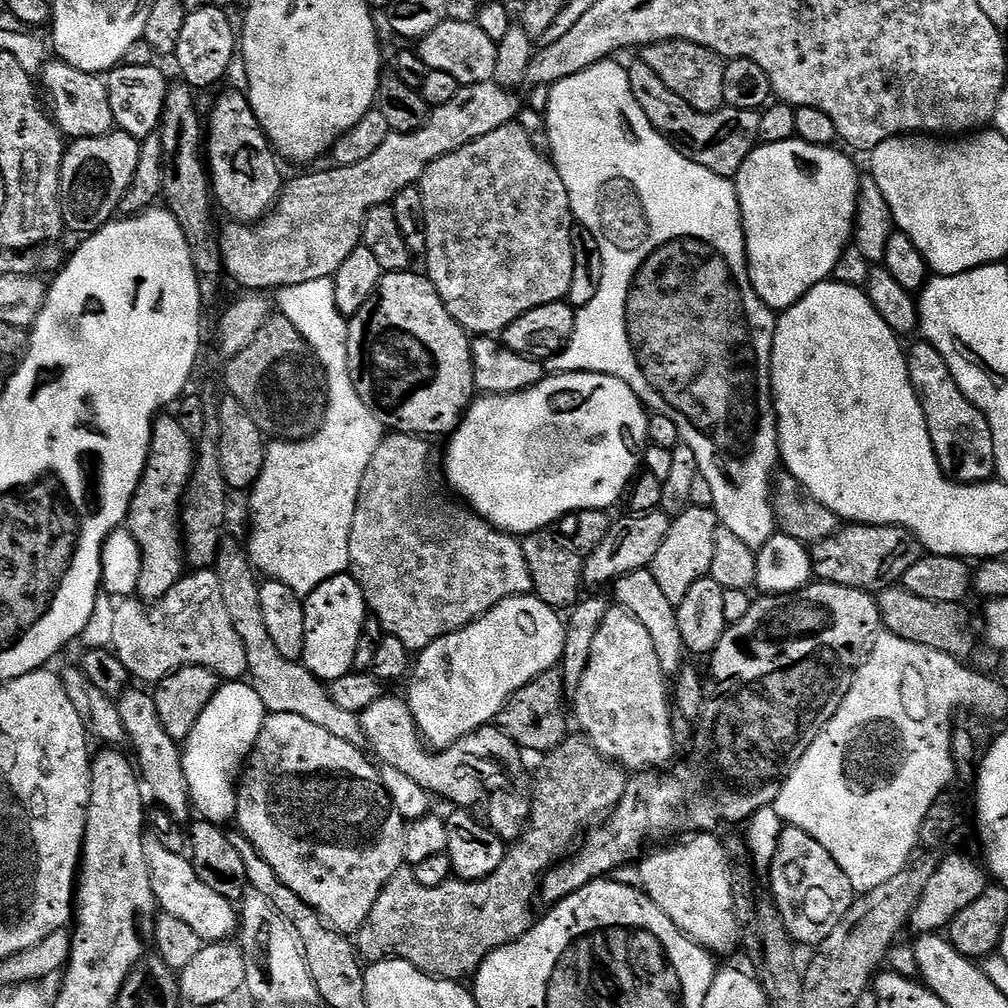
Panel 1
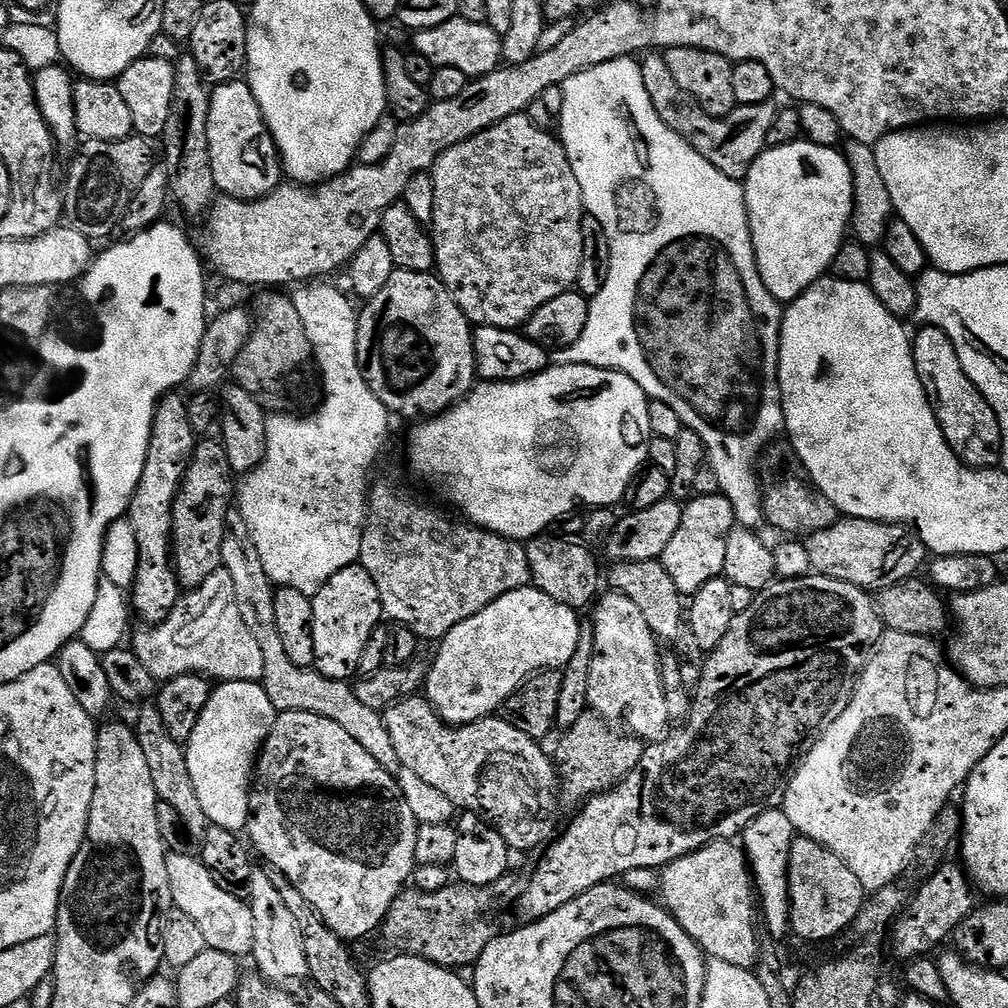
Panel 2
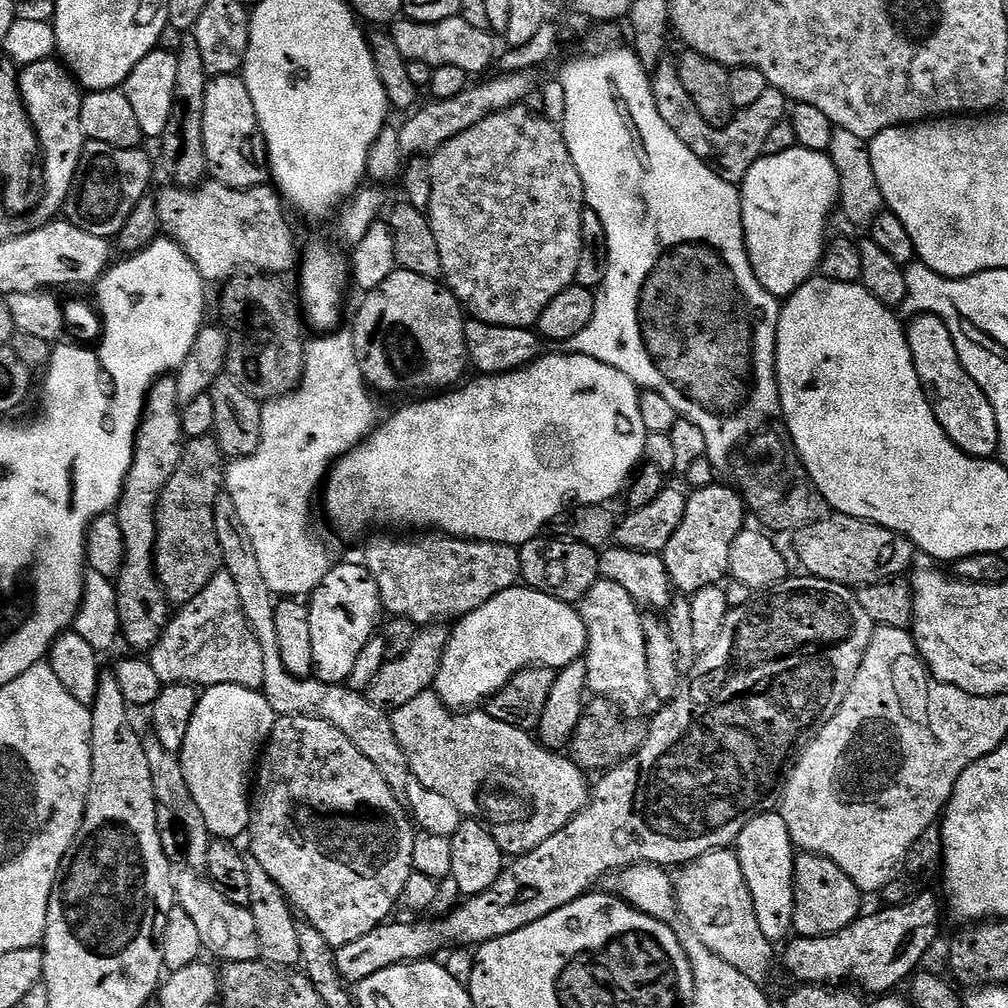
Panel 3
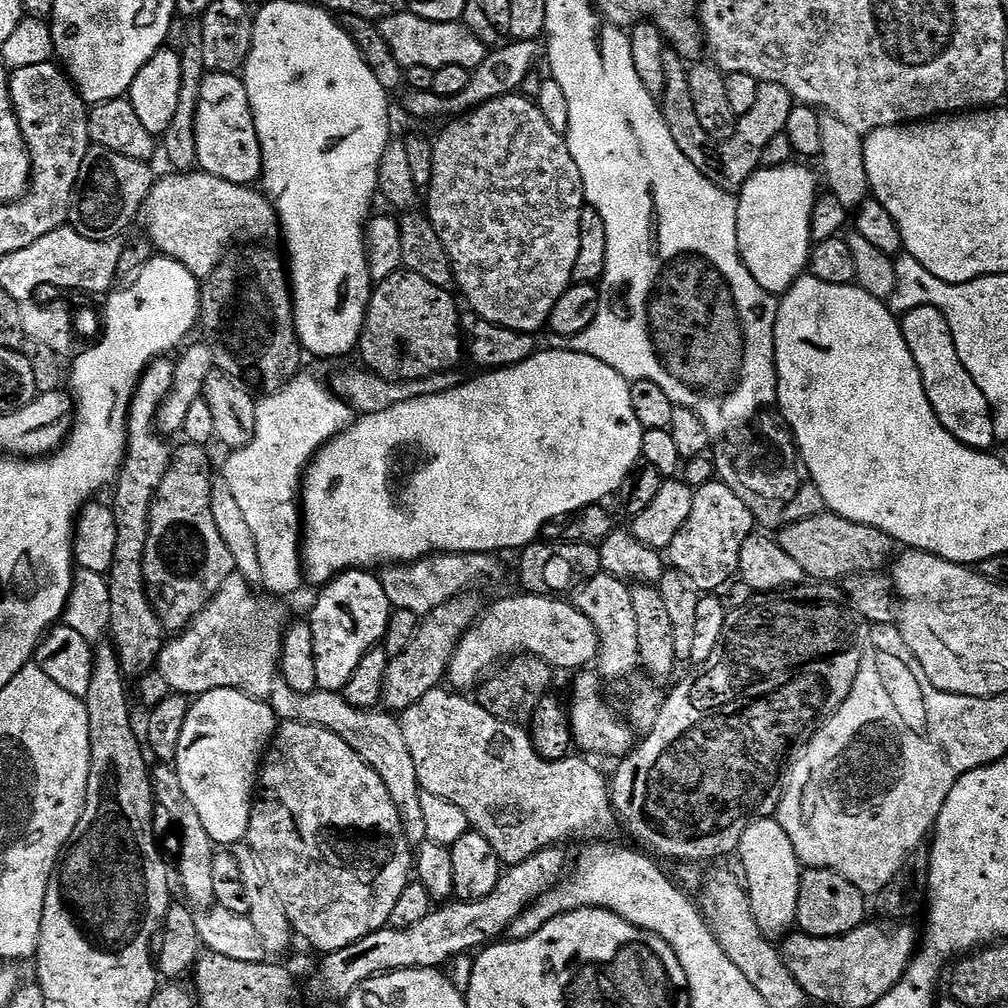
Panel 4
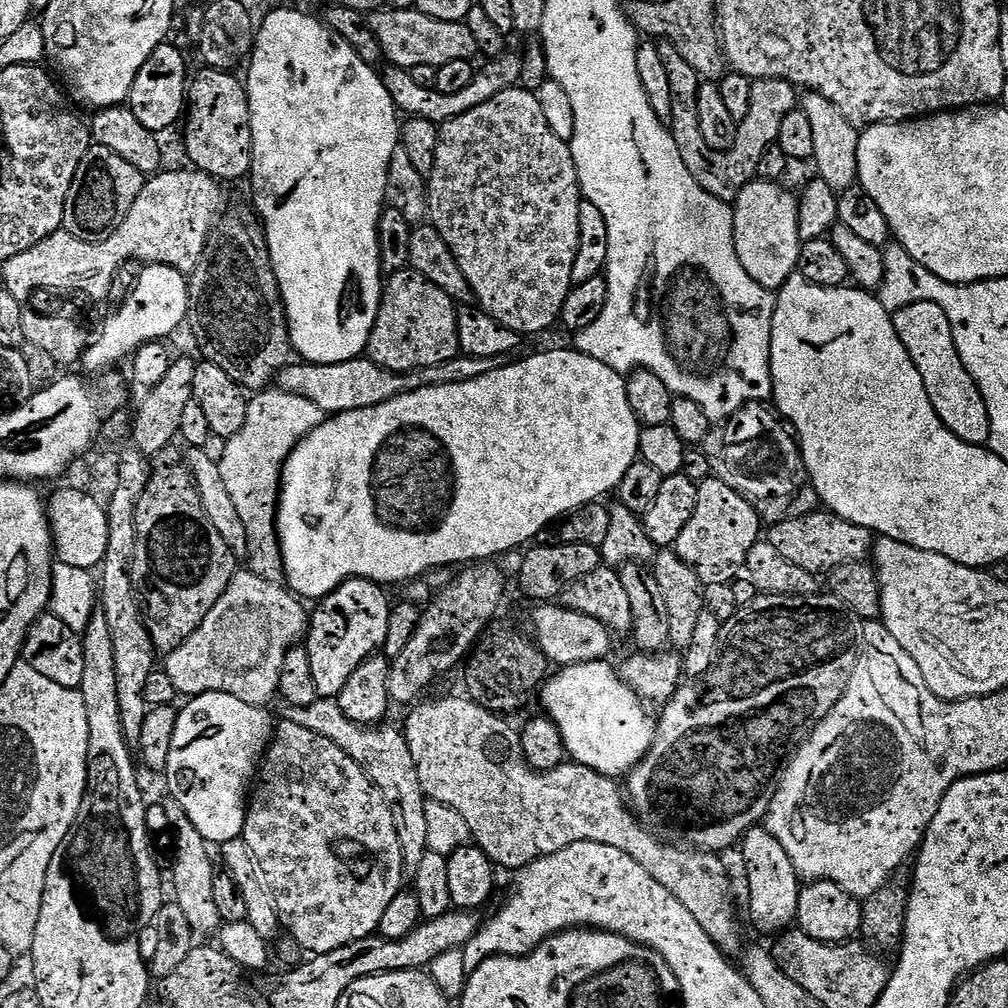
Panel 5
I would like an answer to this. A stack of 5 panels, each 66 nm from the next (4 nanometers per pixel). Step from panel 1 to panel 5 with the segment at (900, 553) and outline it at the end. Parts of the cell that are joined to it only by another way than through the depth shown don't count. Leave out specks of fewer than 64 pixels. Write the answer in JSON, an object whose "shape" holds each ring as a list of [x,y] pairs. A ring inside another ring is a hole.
{"shape":[[[817,510],[804,517],[771,525],[767,529],[766,540],[774,546],[774,550],[778,550],[778,554],[794,562],[794,566],[802,566],[802,570],[817,574],[826,574],[834,570],[834,566],[842,566],[846,562],[867,561],[874,548],[874,534],[870,529],[827,510]]]}

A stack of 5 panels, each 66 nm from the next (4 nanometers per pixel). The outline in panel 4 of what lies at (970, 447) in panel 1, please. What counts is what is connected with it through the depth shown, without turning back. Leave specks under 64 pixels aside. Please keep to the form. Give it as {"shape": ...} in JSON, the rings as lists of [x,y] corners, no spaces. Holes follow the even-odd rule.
{"shape":[[[918,306],[914,310],[903,313],[899,317],[902,338],[906,338],[906,346],[918,366],[918,374],[922,374],[922,386],[926,390],[926,398],[930,398],[930,406],[942,422],[942,426],[955,440],[971,448],[988,450],[996,444],[996,427],[992,421],[992,408],[986,402],[986,394],[978,390],[978,382],[970,378],[970,370],[962,366],[962,358],[958,358],[958,346],[954,346],[954,334],[950,334],[950,322],[934,306]]]}

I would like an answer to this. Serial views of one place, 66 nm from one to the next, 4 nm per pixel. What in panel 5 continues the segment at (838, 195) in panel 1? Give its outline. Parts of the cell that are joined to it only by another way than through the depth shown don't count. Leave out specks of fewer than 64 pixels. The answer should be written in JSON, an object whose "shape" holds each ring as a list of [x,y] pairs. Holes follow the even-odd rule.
{"shape":[[[757,178],[741,190],[732,208],[738,262],[742,262],[746,274],[750,274],[758,286],[769,290],[778,290],[794,275],[800,257],[802,233],[799,230],[798,200],[784,186],[780,182]]]}

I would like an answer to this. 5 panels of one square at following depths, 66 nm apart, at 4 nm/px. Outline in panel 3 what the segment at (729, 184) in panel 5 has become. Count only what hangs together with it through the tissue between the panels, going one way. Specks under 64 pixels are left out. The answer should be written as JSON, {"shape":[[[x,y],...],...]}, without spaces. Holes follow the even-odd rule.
{"shape":[[[675,59],[661,60],[650,79],[658,114],[662,114],[666,126],[670,126],[670,130],[674,130],[674,134],[678,134],[678,138],[682,138],[682,142],[686,142],[686,146],[694,154],[698,154],[698,158],[702,158],[722,179],[735,185],[743,182],[750,166],[764,155],[766,138],[774,130],[774,126],[778,126],[776,116],[786,116],[788,112],[788,99],[784,93],[769,87],[768,92],[762,94],[758,102],[754,102],[754,106],[739,109],[727,128],[712,128],[702,118],[698,106],[687,93],[686,86],[682,86]]]}

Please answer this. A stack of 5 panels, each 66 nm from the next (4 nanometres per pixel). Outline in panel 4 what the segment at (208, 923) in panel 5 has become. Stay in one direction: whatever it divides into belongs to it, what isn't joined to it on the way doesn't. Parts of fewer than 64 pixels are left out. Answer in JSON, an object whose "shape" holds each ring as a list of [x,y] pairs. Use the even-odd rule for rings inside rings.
{"shape":[[[160,762],[151,769],[150,775],[155,803],[174,822],[178,836],[180,832],[180,884],[188,895],[187,903],[192,906],[211,905],[214,901],[214,858],[218,851],[217,845],[213,844],[210,834],[206,834],[206,826],[202,826],[202,818],[198,818],[198,810],[194,810],[190,798],[186,798],[186,793],[182,791],[182,782],[178,782],[175,767],[171,763]]]}

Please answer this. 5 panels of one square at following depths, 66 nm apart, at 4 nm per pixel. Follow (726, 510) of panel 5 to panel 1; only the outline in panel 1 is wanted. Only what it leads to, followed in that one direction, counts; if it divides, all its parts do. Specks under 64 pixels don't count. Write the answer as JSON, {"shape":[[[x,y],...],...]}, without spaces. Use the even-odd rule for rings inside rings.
{"shape":[[[688,506],[679,517],[673,519],[670,534],[666,534],[666,542],[662,542],[662,550],[658,550],[654,571],[666,594],[674,602],[684,599],[685,594],[704,576],[712,572],[712,563],[716,554],[717,537],[722,531],[722,520],[708,508],[692,508]]]}

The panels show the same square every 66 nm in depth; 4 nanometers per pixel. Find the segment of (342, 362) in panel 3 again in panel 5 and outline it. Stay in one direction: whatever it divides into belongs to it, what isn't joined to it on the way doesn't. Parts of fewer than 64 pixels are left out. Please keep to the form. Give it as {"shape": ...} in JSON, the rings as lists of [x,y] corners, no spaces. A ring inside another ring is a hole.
{"shape":[[[260,390],[249,399],[246,426],[231,436],[223,445],[224,453],[219,453],[226,490],[246,525],[247,571],[258,574],[258,578],[266,578],[266,582],[279,584],[284,580],[284,555],[276,533],[276,509],[280,507],[280,474],[297,444],[305,440],[325,418],[326,413],[317,404],[298,394]]]}

